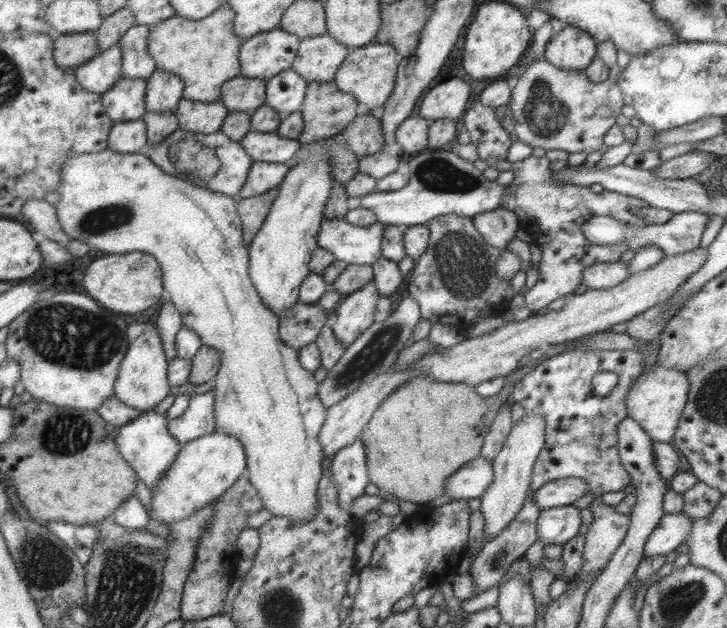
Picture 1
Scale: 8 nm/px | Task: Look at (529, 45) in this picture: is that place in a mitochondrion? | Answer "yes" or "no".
no

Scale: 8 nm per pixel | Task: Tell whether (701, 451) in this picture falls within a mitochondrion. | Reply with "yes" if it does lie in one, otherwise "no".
no

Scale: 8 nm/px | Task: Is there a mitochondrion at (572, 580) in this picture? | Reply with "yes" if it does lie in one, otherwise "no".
no

